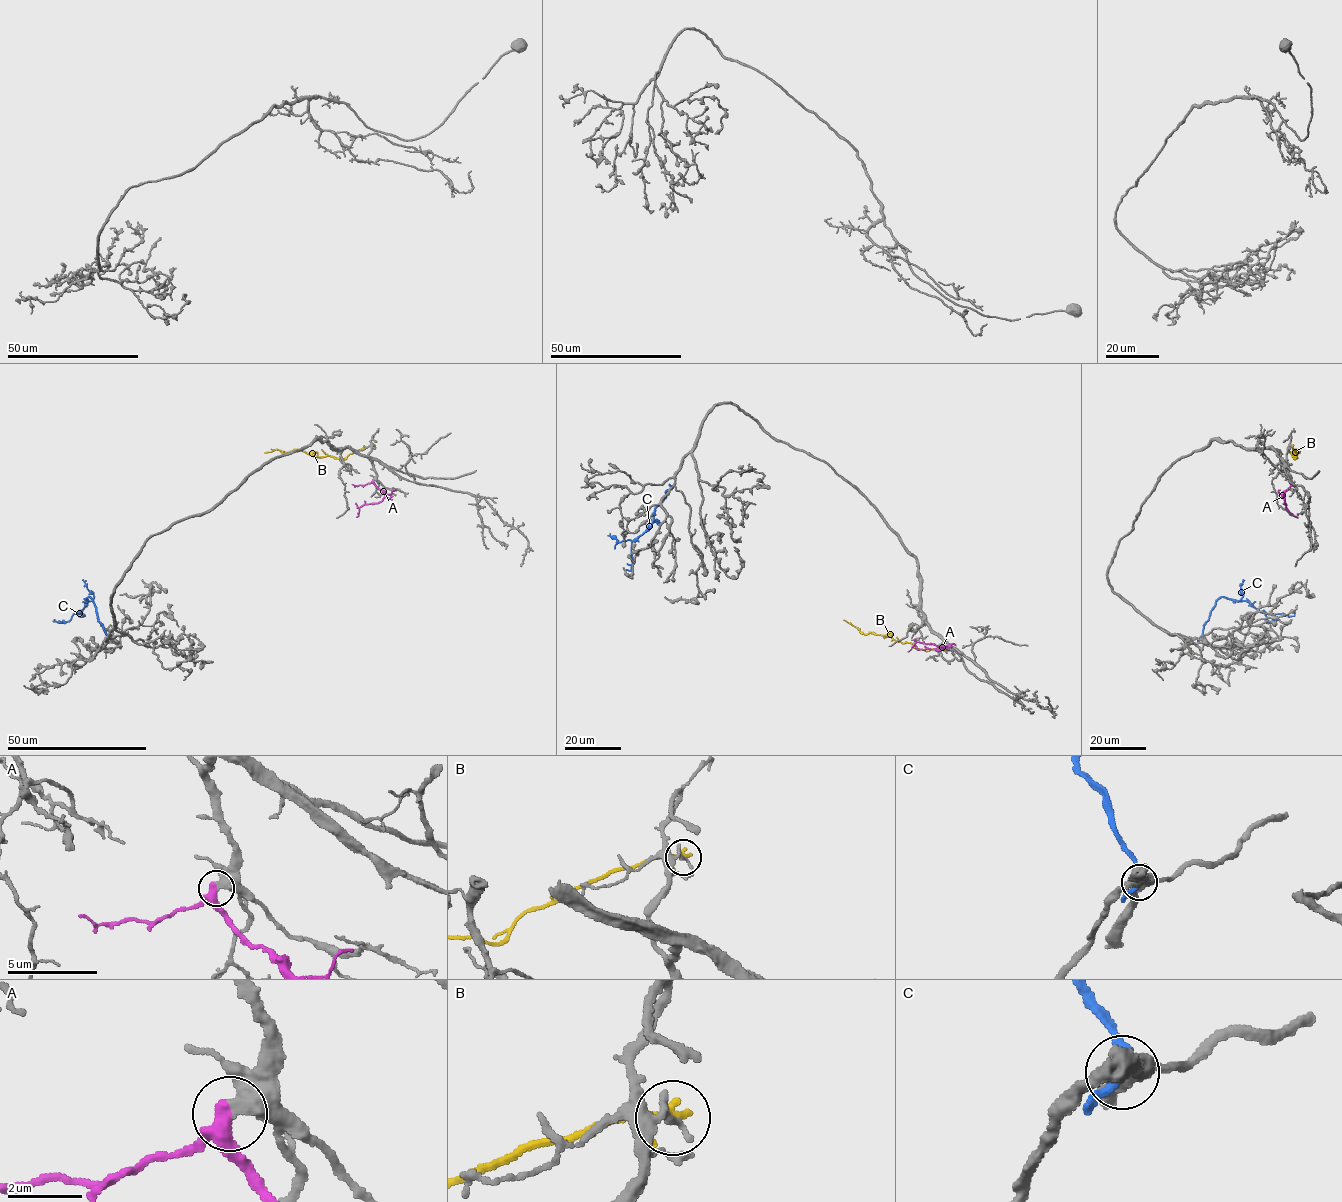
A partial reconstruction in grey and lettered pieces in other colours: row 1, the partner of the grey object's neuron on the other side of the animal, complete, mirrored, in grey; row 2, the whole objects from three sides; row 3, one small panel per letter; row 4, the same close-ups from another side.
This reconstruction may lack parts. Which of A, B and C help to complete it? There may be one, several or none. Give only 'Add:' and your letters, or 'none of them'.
Add: A

